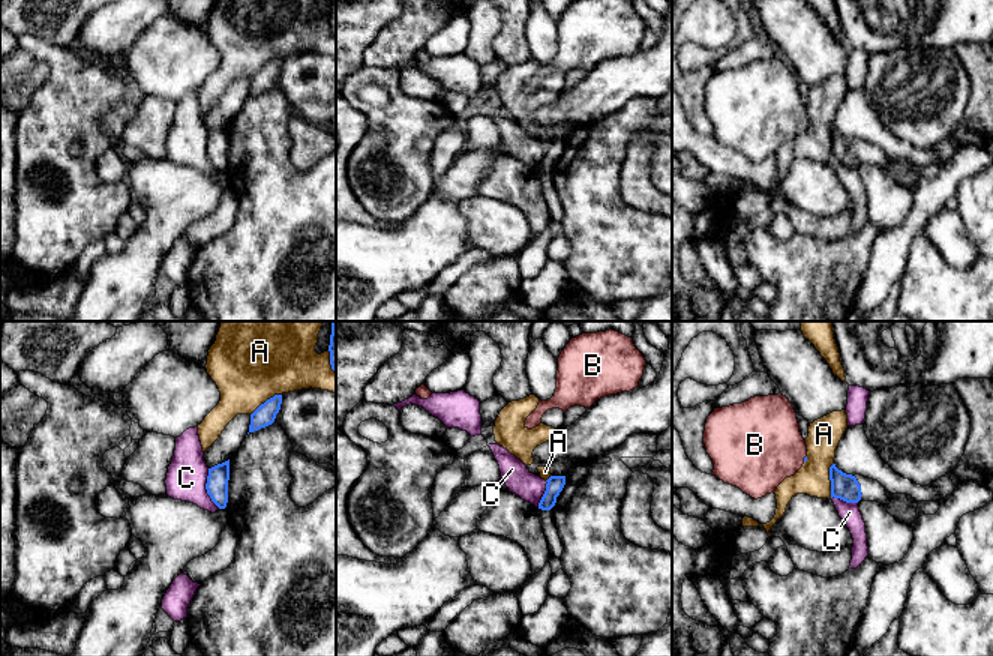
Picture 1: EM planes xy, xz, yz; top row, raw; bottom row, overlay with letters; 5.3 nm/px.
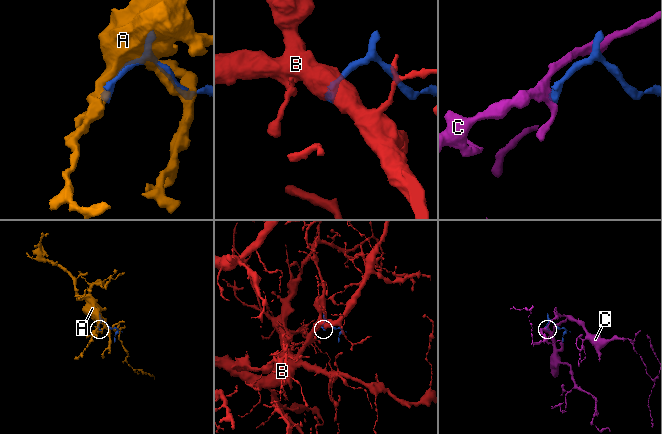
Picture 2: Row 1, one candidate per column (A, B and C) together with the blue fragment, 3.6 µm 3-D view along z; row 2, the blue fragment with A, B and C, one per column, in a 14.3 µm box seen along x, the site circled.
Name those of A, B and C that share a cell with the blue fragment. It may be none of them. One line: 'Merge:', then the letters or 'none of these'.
Merge: B

